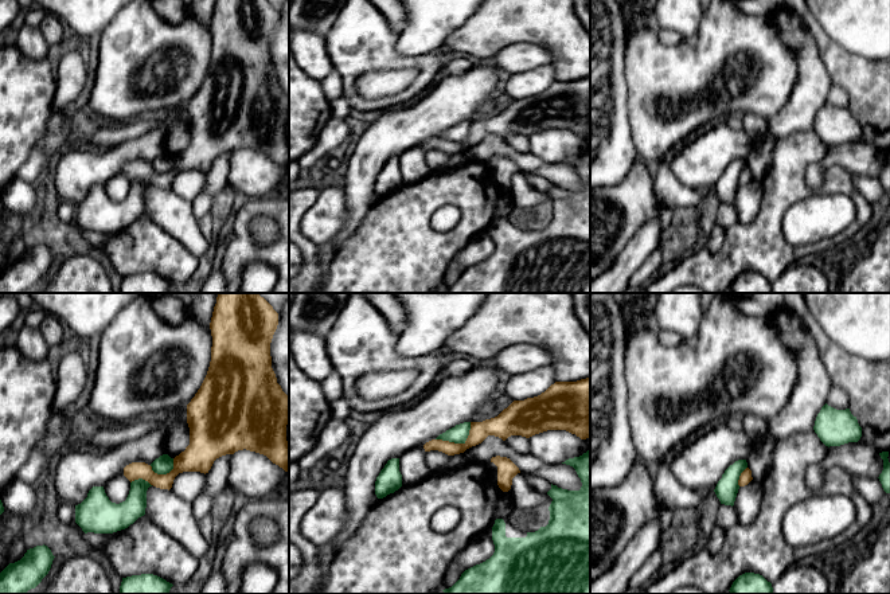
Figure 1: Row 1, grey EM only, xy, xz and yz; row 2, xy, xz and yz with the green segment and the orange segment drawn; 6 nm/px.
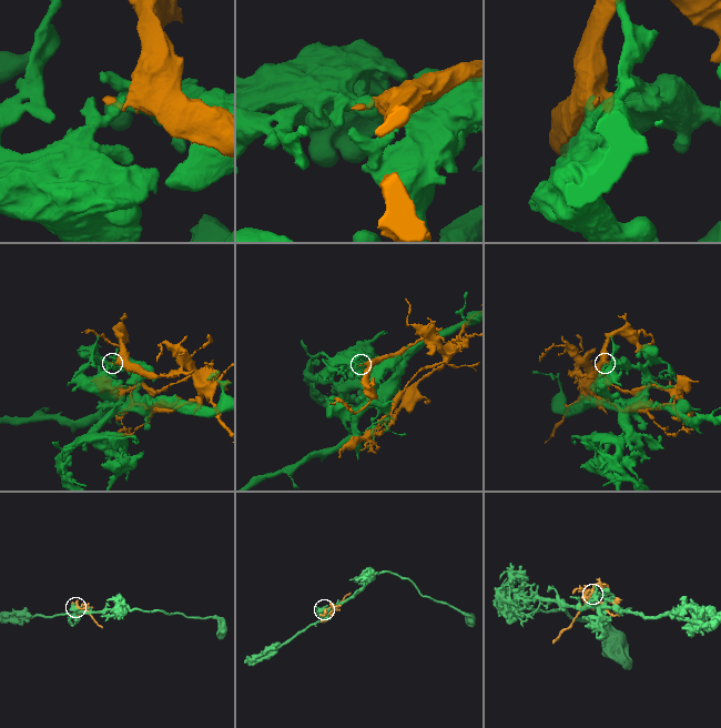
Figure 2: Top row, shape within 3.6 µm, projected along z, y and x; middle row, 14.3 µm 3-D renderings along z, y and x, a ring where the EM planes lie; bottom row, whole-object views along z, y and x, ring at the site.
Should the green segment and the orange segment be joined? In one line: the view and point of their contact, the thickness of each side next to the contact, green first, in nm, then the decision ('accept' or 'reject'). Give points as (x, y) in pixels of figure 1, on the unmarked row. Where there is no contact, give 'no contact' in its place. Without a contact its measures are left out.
xz (459, 141) | 110/120 nm | reject

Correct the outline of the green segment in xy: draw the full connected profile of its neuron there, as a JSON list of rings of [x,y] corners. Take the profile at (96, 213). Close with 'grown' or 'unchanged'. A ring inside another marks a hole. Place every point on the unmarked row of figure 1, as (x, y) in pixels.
[[[143,177],[132,180],[126,199],[120,203],[109,199],[104,185],[93,185],[87,196],[75,204],[75,222],[85,232],[113,232],[125,228],[145,214],[149,185],[152,184]]] | unchanged

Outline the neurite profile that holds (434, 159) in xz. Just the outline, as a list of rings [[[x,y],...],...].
[[[430,149],[425,153],[425,161],[432,171],[437,171],[450,159],[450,156],[452,155],[442,151]]]

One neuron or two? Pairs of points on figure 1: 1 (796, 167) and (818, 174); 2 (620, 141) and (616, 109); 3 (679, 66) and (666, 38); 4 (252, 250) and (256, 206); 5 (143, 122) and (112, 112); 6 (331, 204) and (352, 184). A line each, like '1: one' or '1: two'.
1: two
2: one
3: two
4: one
5: two
6: two

